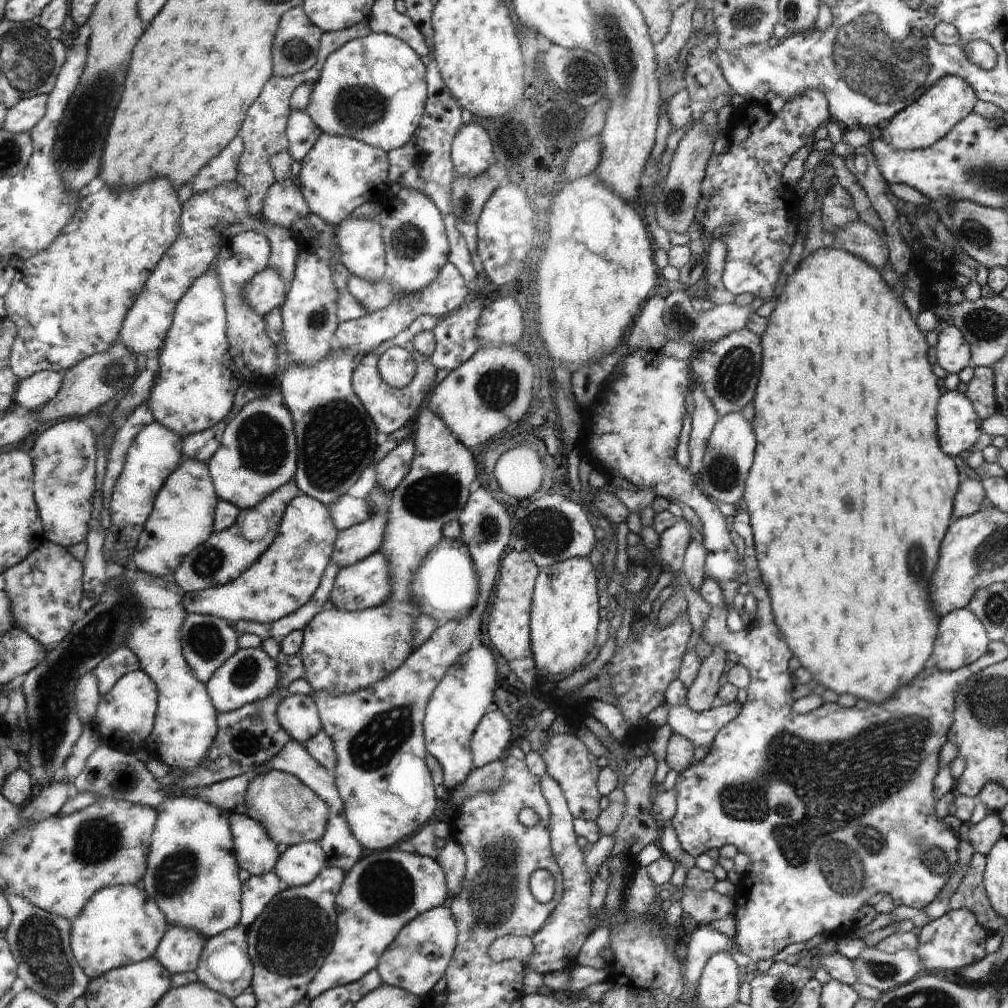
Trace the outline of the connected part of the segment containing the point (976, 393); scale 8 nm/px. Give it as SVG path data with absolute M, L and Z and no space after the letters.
M974 367L971 381L964 387L966 396L973 400L974 408L982 420L1000 412L996 397L996 374L992 367Z

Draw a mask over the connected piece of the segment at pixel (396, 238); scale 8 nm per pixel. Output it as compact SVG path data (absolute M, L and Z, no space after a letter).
M402 187L394 202L398 202L396 212L390 208L390 213L384 212L379 218L388 261L388 280L394 288L394 294L400 291L421 291L437 278L448 262L449 242L445 224L439 208L422 191Z

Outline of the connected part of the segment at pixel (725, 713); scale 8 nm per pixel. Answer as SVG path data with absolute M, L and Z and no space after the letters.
M665 700L664 703L668 706L667 724L670 725L672 732L688 738L695 748L705 745L706 750L713 743L717 732L734 720L742 708L742 703L736 700L730 704L718 704L699 713L693 712L684 703L676 706L666 703Z

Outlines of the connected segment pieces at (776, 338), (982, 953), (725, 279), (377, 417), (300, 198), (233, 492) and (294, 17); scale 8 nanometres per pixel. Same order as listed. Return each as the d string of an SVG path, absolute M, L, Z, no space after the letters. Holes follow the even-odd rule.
M836 246L819 248L800 261L800 266L788 278L786 286L776 298L774 312L767 318L768 326L762 334L762 344L766 344L766 364L762 364L762 384L758 384L758 400L754 400L758 460L754 460L754 472L750 471L750 484L746 483L745 490L746 510L752 518L750 522L754 530L760 576L769 589L778 628L786 636L790 652L810 672L812 680L839 695L853 694L857 700L881 703L894 696L898 686L905 687L905 684L912 683L910 680L922 672L934 652L940 617L936 617L932 610L928 583L938 562L941 542L948 530L950 518L953 518L954 494L961 486L954 460L938 446L934 418L940 390L936 376L932 374L932 366L926 358L928 344L904 302L896 298L896 294L884 284L878 269L870 263L866 264L858 255L854 256L854 253ZM848 454L850 458L860 458L862 462L838 462L838 458Z
M968 908L948 911L942 918L938 918L930 925L923 926L918 936L920 950L927 959L921 962L922 970L956 970L966 965L973 964L986 957L985 938L988 932L984 932Z
M806 91L804 95L788 99L779 112L771 112L772 120L758 133L732 123L728 131L728 151L713 153L710 157L706 178L701 184L703 202L707 207L699 222L704 232L723 219L734 220L732 230L723 236L727 255L720 284L730 294L738 296L748 292L766 302L772 300L782 272L782 258L786 262L796 238L796 218L788 216L790 210L784 200L788 190L782 184L782 170L790 156L806 144L808 136L830 118L828 103L822 91Z
M422 315L414 319L414 322L410 324L405 331L400 332L396 336L393 336L390 340L383 342L375 348L372 352L365 354L360 358L358 368L354 369L353 374L353 389L357 393L357 396L361 399L361 403L365 405L369 415L373 419L373 423L377 427L377 432L382 434L392 434L399 428L406 427L408 422L412 422L418 411L425 405L426 400L433 388L433 382L437 368L433 365L432 361L426 355L423 355L414 349L412 340L418 332L423 330L432 330L440 322L440 319L435 316ZM405 346L410 353L410 359L416 365L416 374L412 379L412 382L404 388L396 388L384 378L380 373L380 358L389 350L390 347Z
M294 161L291 171L291 177L286 180L275 180L268 196L266 196L264 210L259 217L267 225L277 225L288 229L298 218L306 218L310 213L304 193L298 184L301 164Z
M251 400L228 425L222 446L209 462L218 494L241 509L256 508L297 472L298 439L291 412L284 403Z
M301 5L292 7L278 28L278 40L274 40L274 74L291 77L316 66L320 54L321 28L309 19Z

